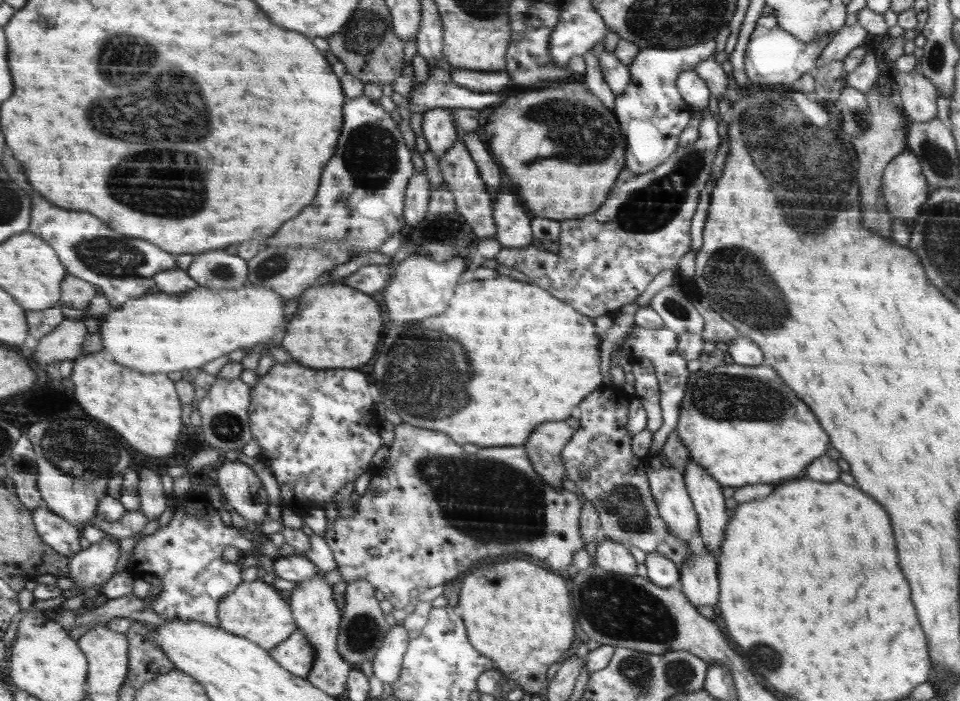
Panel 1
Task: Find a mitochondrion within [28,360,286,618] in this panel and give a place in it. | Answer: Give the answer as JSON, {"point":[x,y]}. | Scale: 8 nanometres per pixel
{"point":[99,457]}

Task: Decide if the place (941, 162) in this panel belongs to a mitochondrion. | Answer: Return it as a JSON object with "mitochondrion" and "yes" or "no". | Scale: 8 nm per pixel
{"mitochondrion":"yes"}

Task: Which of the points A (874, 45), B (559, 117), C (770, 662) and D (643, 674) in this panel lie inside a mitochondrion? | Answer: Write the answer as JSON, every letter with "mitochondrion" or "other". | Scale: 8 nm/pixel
{"A":"other","B":"mitochondrion","C":"mitochondrion","D":"mitochondrion"}

